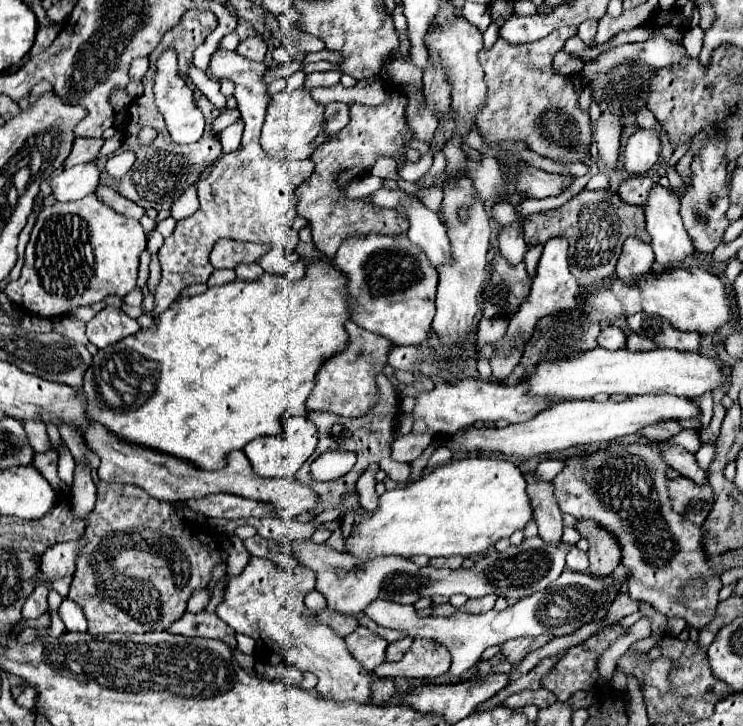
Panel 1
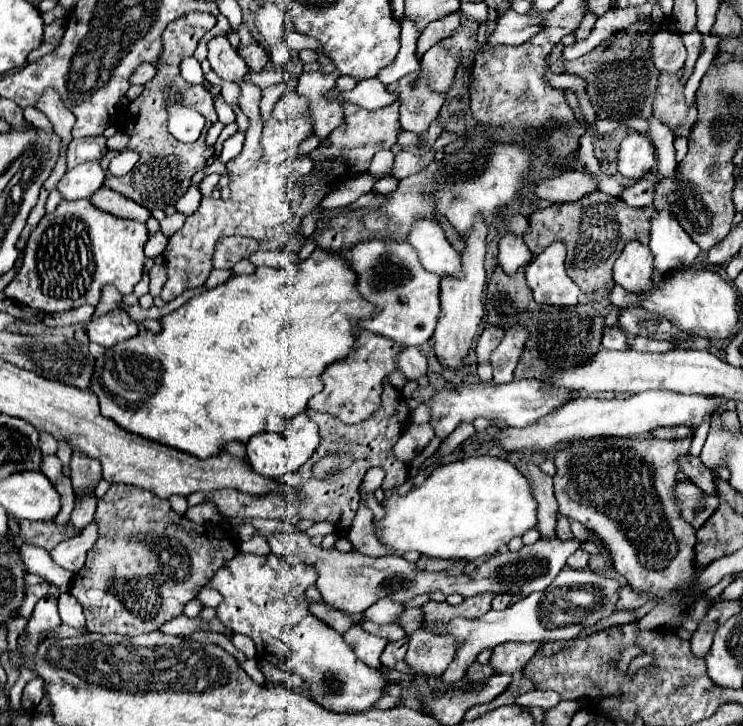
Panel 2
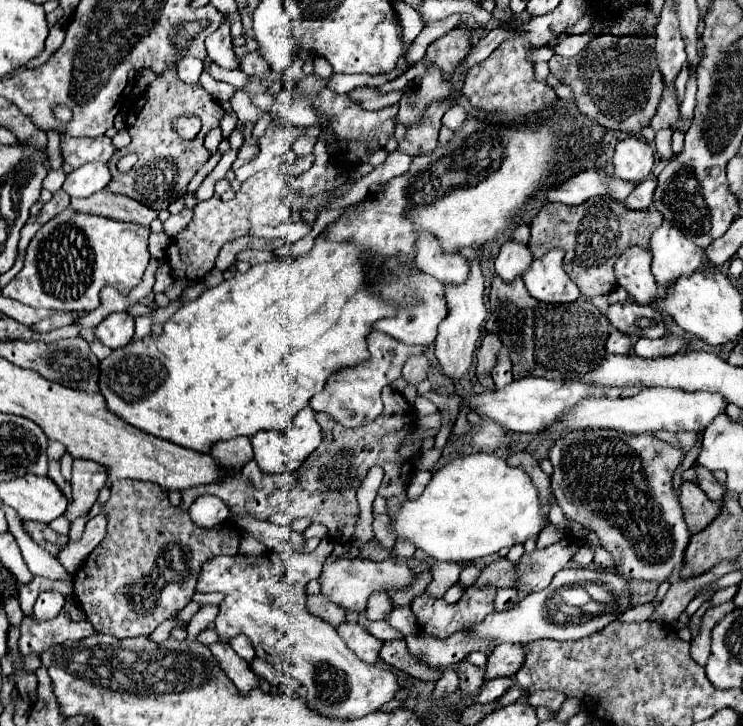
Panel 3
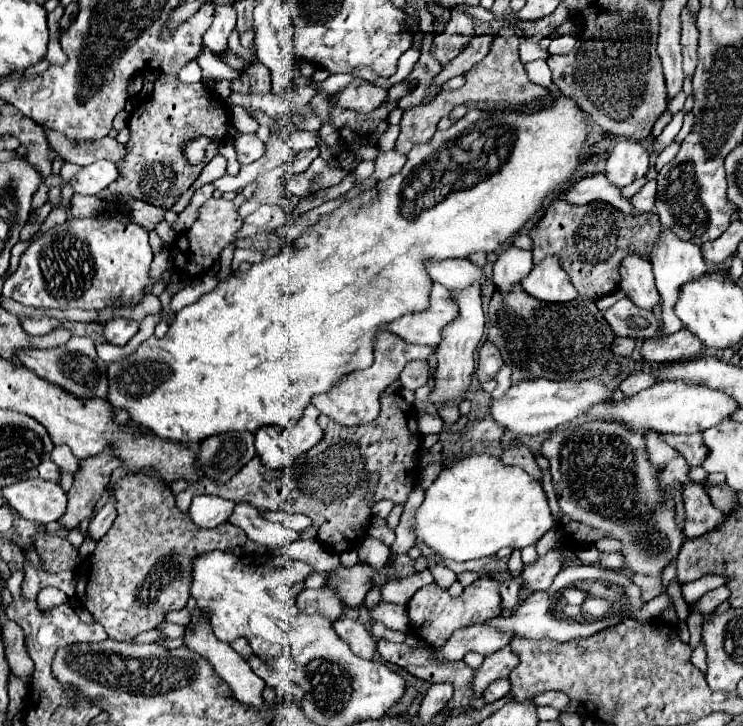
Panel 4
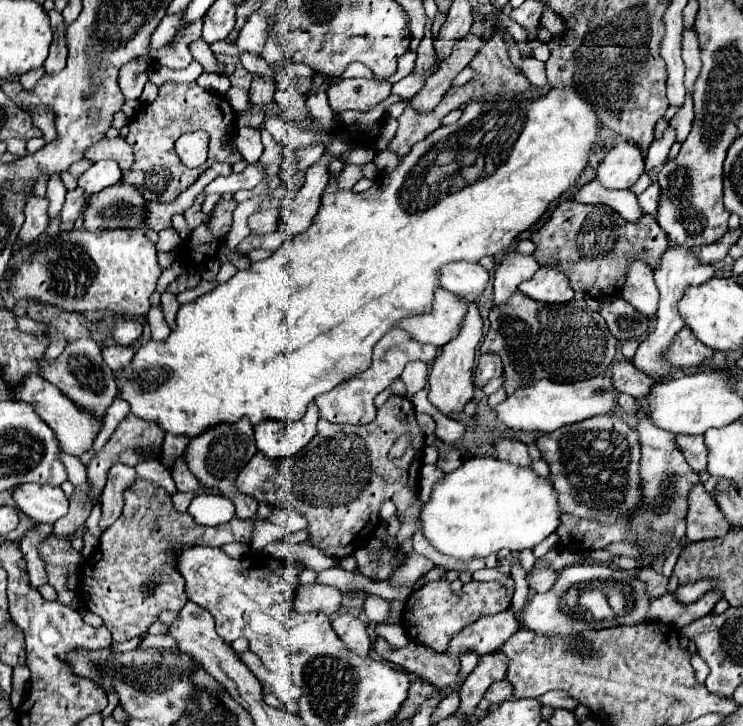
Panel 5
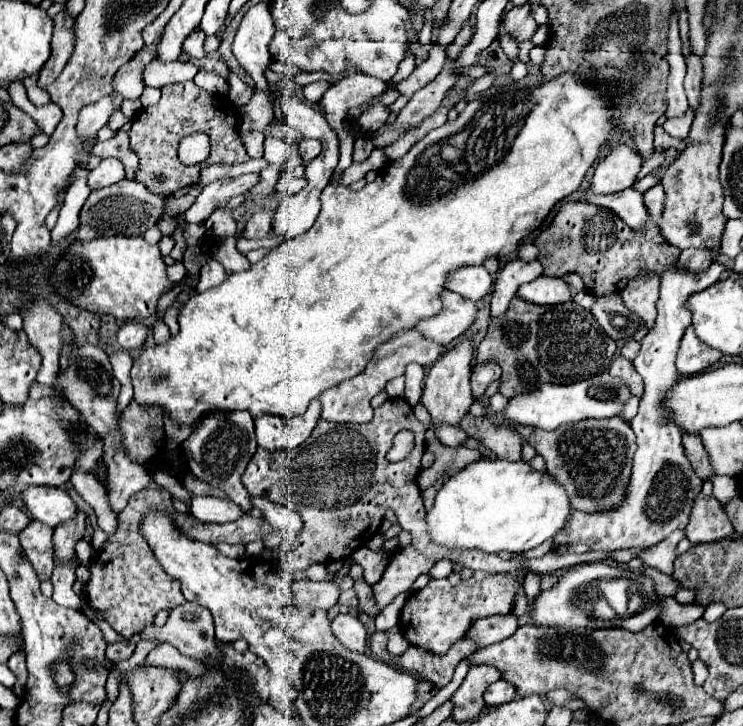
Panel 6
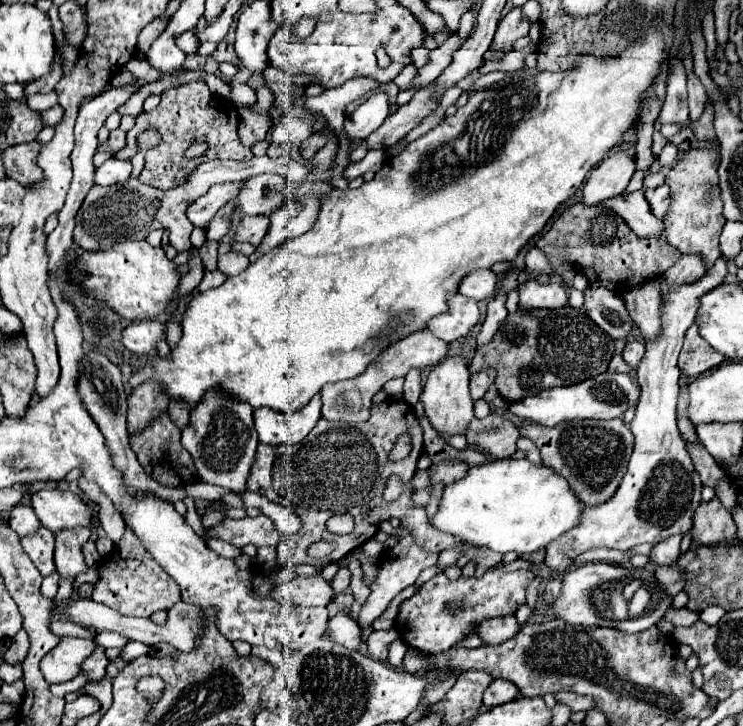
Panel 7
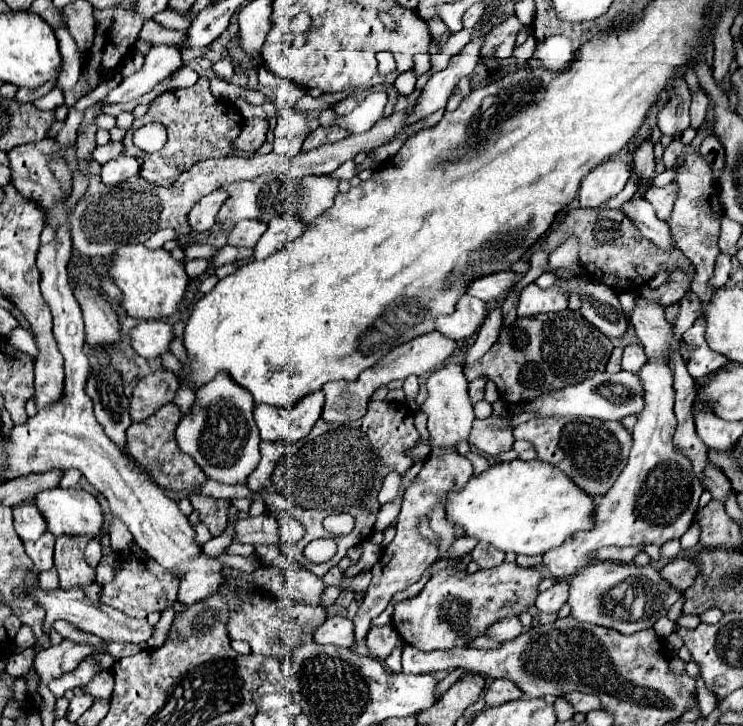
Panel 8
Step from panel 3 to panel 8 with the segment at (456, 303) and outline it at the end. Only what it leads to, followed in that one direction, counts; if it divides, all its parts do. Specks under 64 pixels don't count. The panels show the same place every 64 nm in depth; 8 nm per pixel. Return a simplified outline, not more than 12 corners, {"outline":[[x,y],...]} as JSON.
{"outline":[[460,364],[430,374],[428,446],[454,448],[472,430]]}

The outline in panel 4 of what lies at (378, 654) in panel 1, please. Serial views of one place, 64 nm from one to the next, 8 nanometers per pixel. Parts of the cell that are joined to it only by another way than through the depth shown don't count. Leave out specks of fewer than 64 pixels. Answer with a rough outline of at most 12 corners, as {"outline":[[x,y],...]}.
{"outline":[[352,618],[334,622],[336,634],[350,650],[370,660],[374,638],[362,622]]}

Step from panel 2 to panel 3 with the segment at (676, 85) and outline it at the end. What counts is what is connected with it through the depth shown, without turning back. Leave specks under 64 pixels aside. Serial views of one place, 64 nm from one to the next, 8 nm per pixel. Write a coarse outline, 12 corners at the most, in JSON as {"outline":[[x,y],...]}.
{"outline":[[672,88],[664,90],[654,132],[674,126],[686,130],[688,120],[678,118],[678,102]]}

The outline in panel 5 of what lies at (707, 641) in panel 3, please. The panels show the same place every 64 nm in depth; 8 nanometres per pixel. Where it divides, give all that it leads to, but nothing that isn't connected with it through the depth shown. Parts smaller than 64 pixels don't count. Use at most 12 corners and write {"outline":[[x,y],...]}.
{"outline":[[697,653],[691,657],[698,682],[708,676],[708,666]]}

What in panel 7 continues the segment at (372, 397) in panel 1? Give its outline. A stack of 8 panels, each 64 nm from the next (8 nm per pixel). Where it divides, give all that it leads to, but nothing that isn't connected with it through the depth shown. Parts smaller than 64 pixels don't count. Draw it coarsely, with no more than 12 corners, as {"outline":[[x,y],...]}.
{"outline":[[430,330],[386,348],[354,380],[326,384],[322,418],[364,422],[370,400],[410,368],[434,368],[448,342]]}

